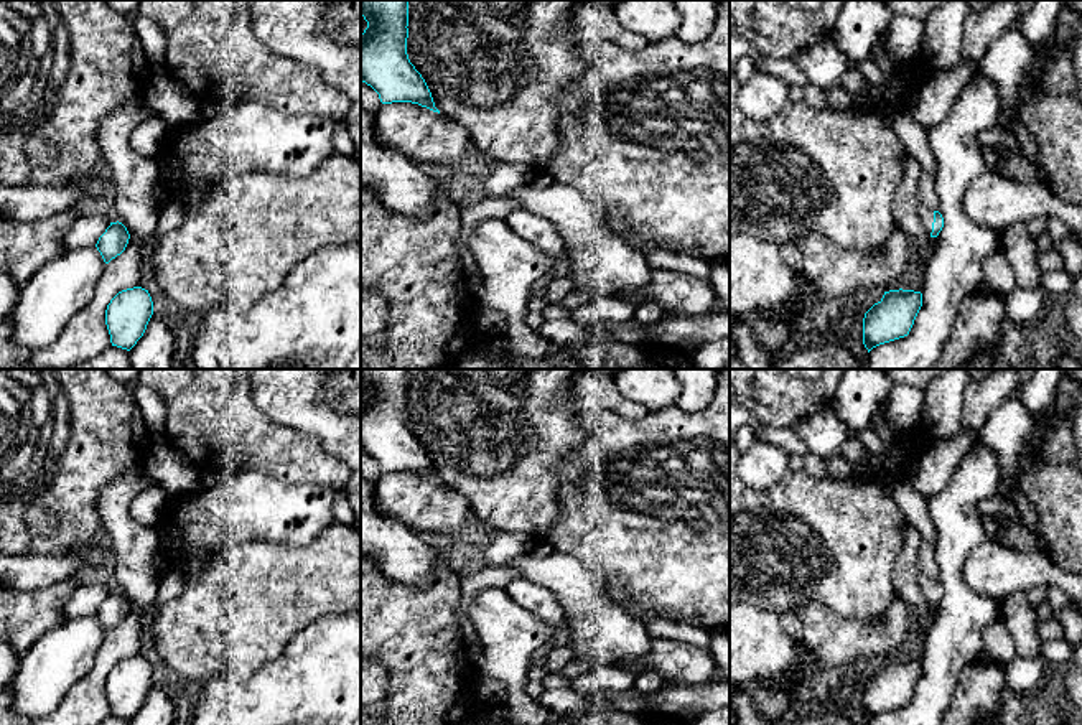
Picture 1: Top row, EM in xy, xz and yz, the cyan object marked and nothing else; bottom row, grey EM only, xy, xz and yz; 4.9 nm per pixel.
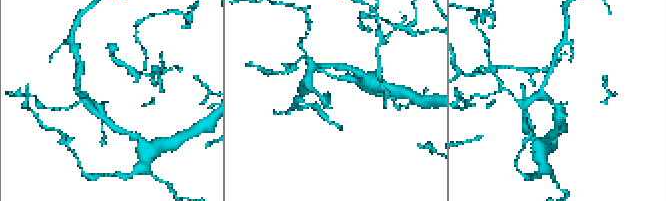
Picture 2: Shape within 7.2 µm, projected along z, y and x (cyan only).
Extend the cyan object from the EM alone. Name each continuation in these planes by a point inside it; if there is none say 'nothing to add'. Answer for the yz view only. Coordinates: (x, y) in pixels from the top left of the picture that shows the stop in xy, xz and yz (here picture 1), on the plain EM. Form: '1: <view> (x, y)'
1: yz (926, 584)

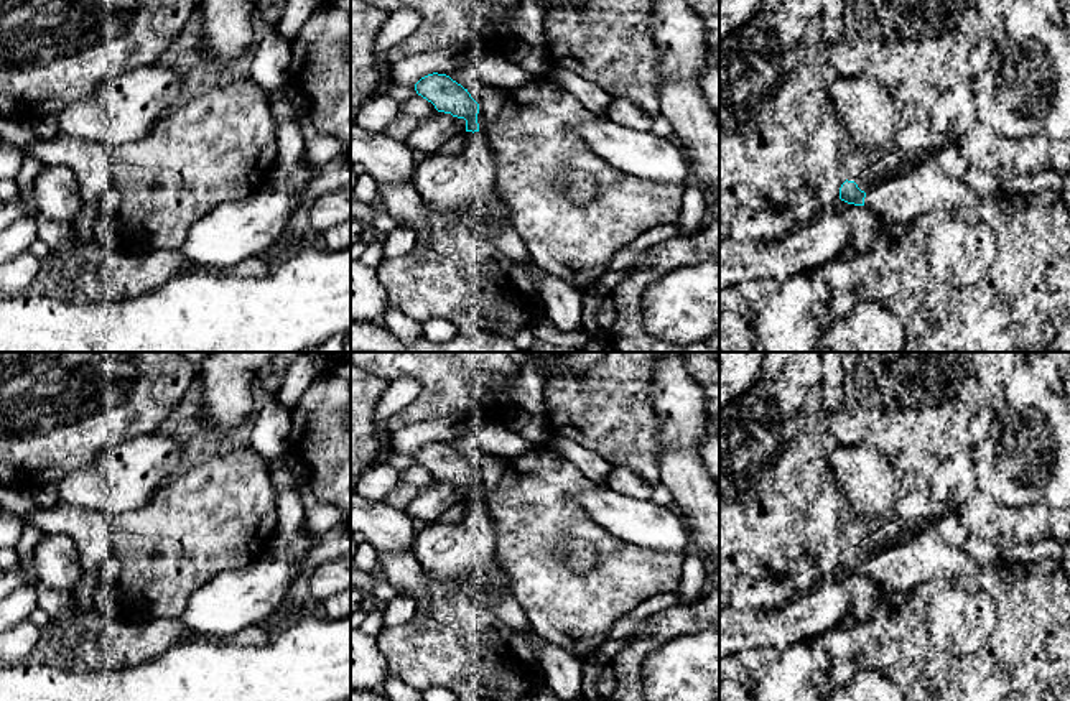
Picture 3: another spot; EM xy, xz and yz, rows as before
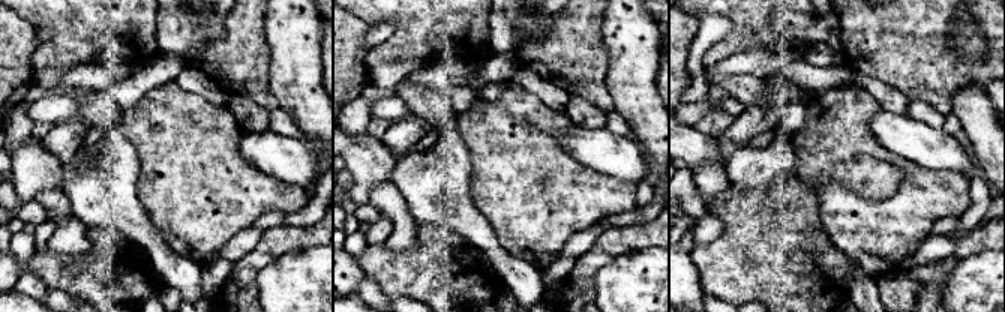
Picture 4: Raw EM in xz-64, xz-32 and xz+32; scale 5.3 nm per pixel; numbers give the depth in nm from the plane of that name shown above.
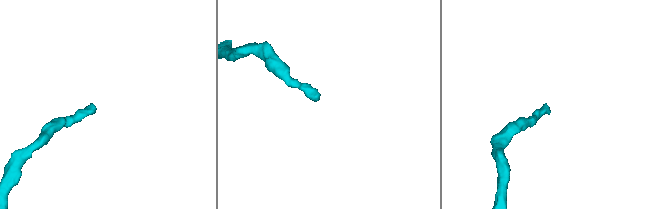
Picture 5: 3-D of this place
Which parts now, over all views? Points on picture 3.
1: xz (460, 557)

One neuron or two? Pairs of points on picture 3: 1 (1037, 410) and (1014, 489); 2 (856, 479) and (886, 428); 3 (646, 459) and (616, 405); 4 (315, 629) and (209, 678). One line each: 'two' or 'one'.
1: one
2: two
3: one
4: one

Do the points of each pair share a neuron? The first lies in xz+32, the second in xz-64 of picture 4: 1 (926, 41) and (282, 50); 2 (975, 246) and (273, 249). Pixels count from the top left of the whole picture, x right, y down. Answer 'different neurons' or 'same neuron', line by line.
1: different neurons
2: same neuron

